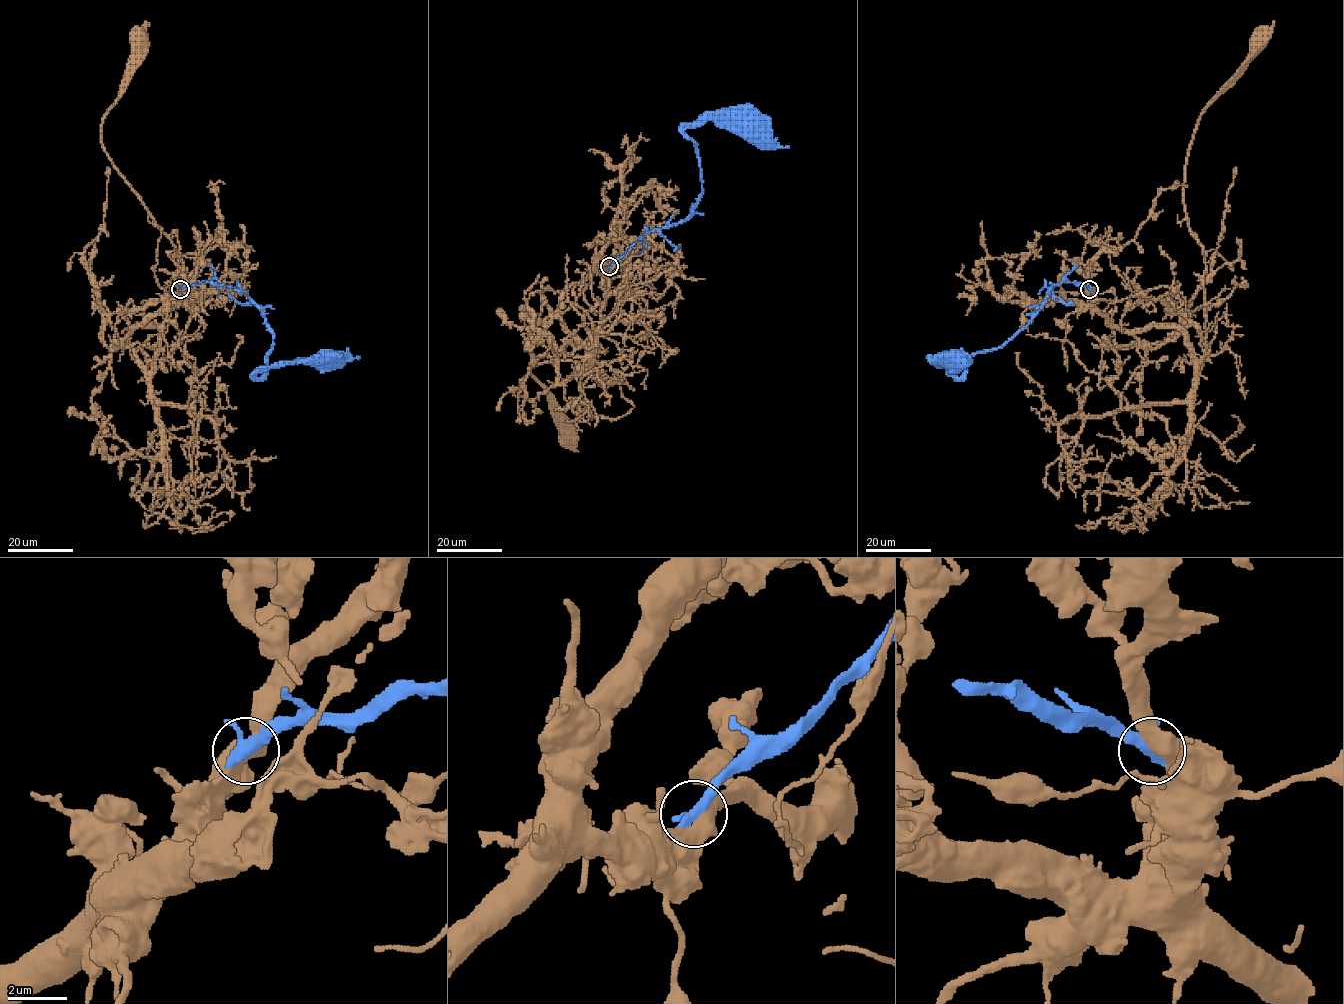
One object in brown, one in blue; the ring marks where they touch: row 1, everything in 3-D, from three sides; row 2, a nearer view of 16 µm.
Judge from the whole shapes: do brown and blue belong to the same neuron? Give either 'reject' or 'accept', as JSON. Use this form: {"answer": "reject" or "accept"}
{"answer": "reject"}

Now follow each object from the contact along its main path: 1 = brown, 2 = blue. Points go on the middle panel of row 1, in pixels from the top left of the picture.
1: (610, 266), (570, 287), (561, 316), (591, 352), (587, 375), (619, 382), (573, 361), (529, 369), (567, 434)
2: (609, 266), (649, 232), (681, 222), (693, 210), (702, 178), (685, 128), (711, 119), (755, 131)

